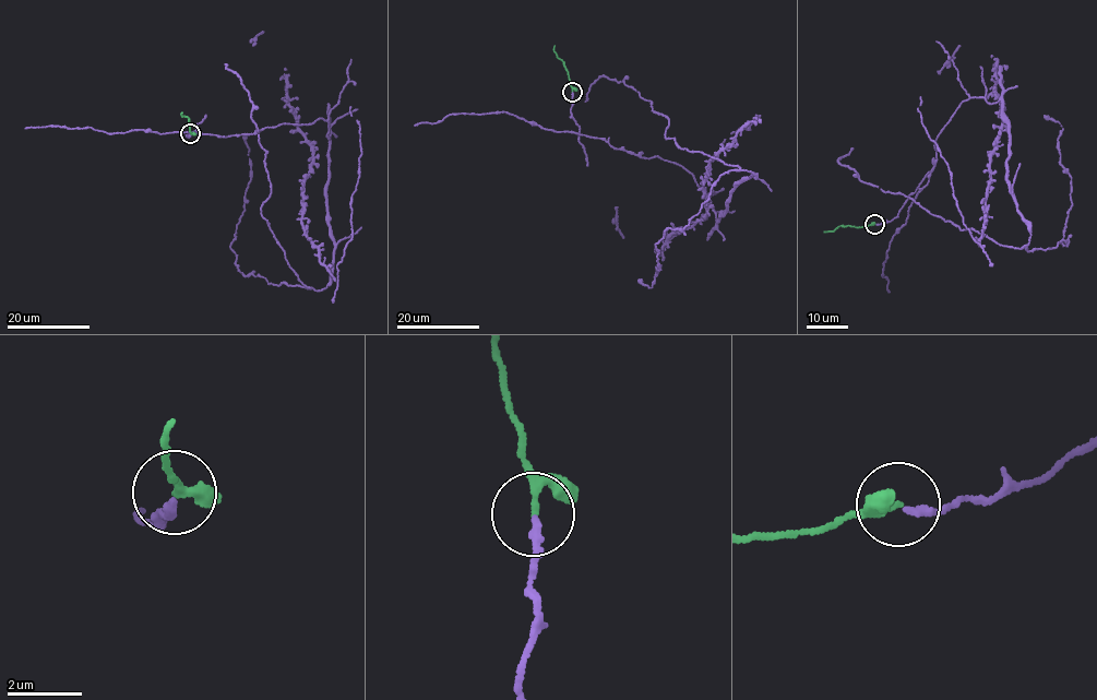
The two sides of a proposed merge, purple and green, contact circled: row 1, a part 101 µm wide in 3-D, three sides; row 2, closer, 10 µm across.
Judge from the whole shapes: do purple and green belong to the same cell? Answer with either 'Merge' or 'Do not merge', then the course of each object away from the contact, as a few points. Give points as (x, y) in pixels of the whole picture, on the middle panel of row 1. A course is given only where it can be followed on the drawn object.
Merge. Course of purple: (572, 92), (580, 134), (683, 166), (716, 220), (755, 174), (666, 138), (622, 81), (585, 102). Course of green: (572, 92), (564, 62), (553, 50), (555, 45)

